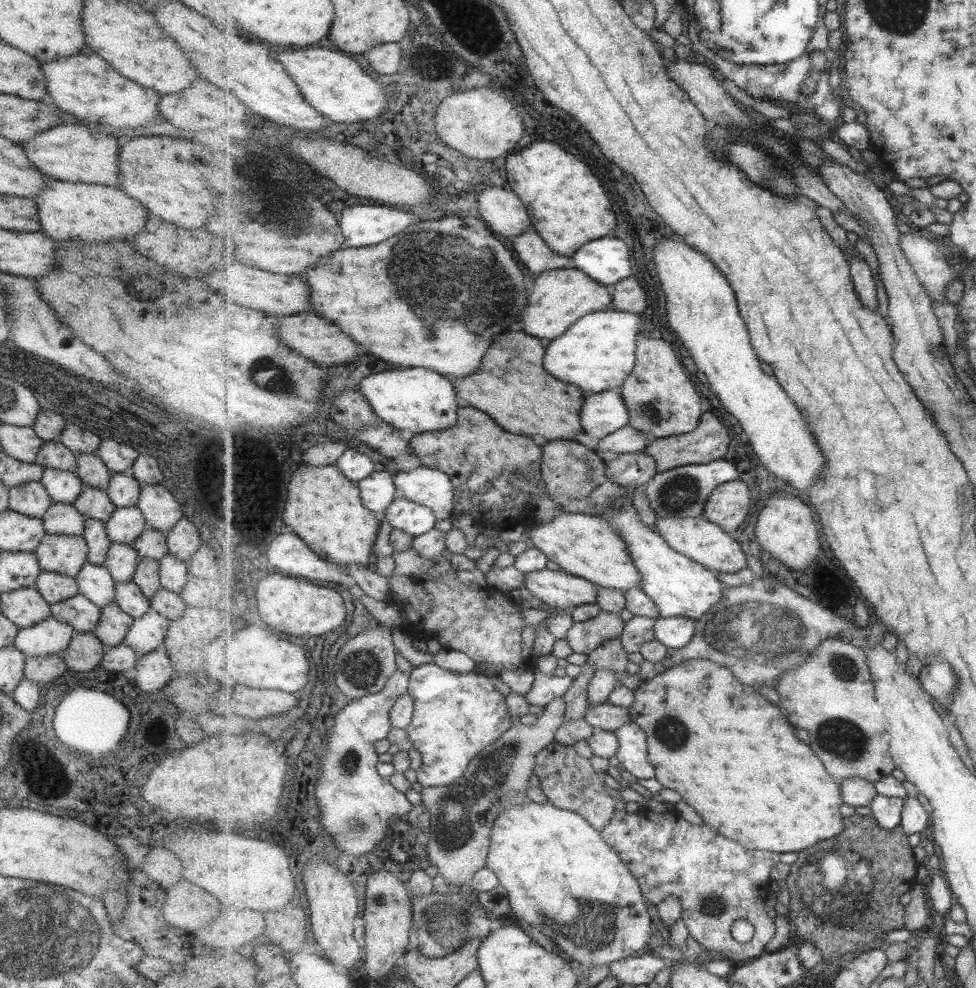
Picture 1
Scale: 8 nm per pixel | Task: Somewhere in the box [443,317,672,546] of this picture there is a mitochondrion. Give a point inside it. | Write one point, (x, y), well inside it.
(651, 415)

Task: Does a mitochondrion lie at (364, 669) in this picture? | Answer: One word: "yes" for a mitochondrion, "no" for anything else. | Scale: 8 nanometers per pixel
yes

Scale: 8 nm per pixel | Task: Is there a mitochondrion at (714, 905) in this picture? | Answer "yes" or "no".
yes

